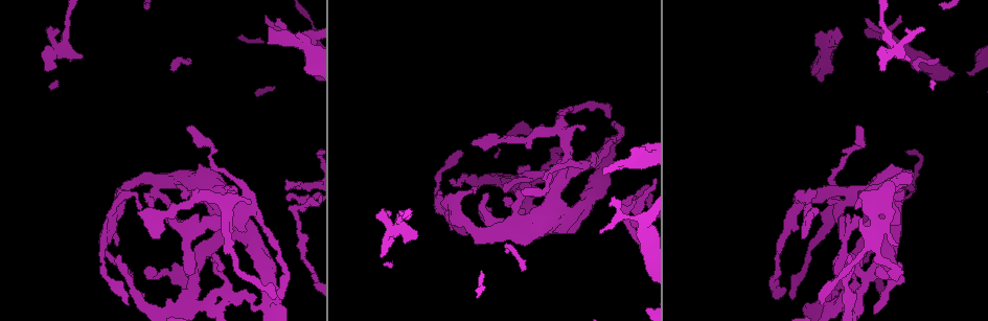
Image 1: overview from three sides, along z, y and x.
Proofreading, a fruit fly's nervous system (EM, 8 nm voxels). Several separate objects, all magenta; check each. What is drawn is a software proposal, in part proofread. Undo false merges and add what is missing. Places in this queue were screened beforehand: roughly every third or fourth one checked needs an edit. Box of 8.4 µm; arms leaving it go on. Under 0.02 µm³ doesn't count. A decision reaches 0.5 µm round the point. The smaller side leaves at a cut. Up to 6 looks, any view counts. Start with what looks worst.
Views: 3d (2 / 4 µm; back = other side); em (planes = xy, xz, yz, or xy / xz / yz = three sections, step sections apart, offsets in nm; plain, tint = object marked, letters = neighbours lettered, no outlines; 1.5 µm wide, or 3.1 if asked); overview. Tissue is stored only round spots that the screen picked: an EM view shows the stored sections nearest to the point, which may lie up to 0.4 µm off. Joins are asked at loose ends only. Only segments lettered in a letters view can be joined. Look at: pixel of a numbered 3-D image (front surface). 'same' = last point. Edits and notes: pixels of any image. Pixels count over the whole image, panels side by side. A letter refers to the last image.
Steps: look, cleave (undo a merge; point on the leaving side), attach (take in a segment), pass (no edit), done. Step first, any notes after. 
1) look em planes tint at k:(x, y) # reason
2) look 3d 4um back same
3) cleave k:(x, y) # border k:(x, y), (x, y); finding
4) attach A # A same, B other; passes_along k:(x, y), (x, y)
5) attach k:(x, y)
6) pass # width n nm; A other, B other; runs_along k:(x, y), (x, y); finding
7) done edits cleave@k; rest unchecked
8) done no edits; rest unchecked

look em yz step 4 letters at 1:(923, 29) # tapers out

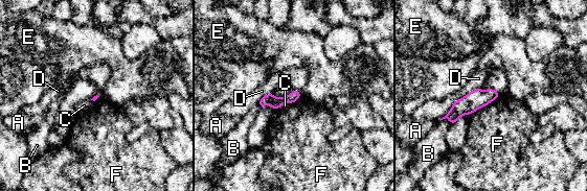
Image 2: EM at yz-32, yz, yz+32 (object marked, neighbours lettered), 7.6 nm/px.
pass # longest_contact F 300 nm; A other, B other, C other, D other, E other, F other; runs_along 2:(495, 94), (477, 98), (450, 116); none of them fits

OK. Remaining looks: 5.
look em yz step 4 letters at 1:(857, 306) # thick turns thin

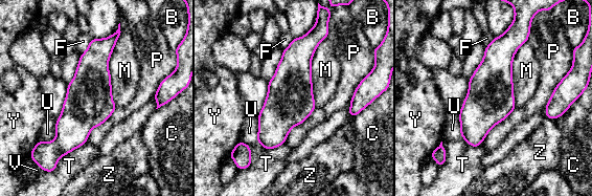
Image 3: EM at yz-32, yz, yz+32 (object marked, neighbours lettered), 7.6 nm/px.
pass # longest_contact M 600 nm; B other, C other, F other, M other, P other, T other, U other, V other, Y other, Z other; runs_along 3:(114, 38), (61, 150); all the same neuron

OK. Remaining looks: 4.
look em planes letters at 1:(109, 217) # an open end

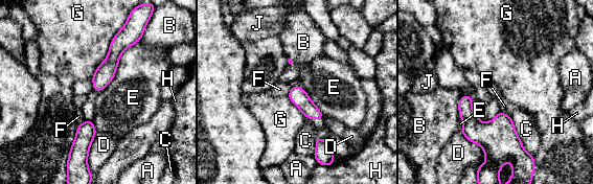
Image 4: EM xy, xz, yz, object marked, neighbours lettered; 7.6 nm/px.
pass # A other, B other, C other, D other, E other, F other, G other, H other, J other; border 4:(138, 41), (99, 91); none of them fits

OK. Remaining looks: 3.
done no edits; rest unchecked

